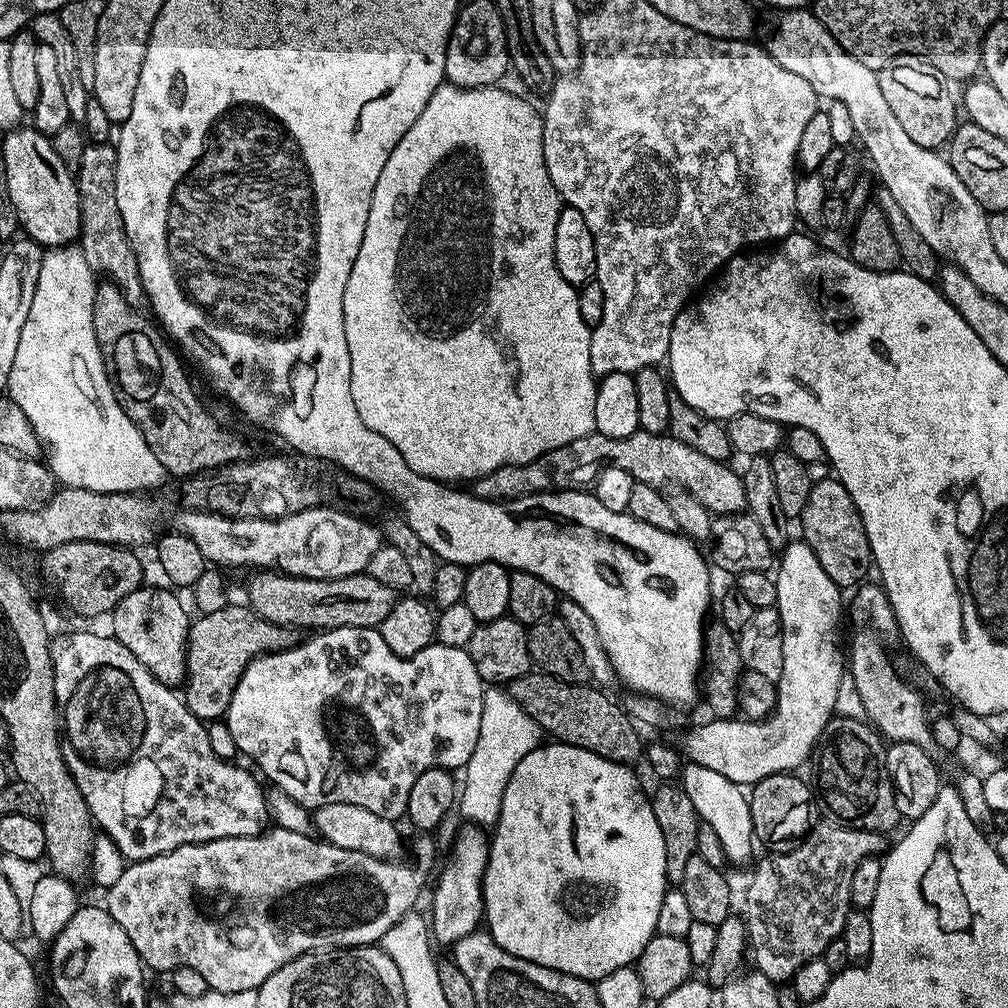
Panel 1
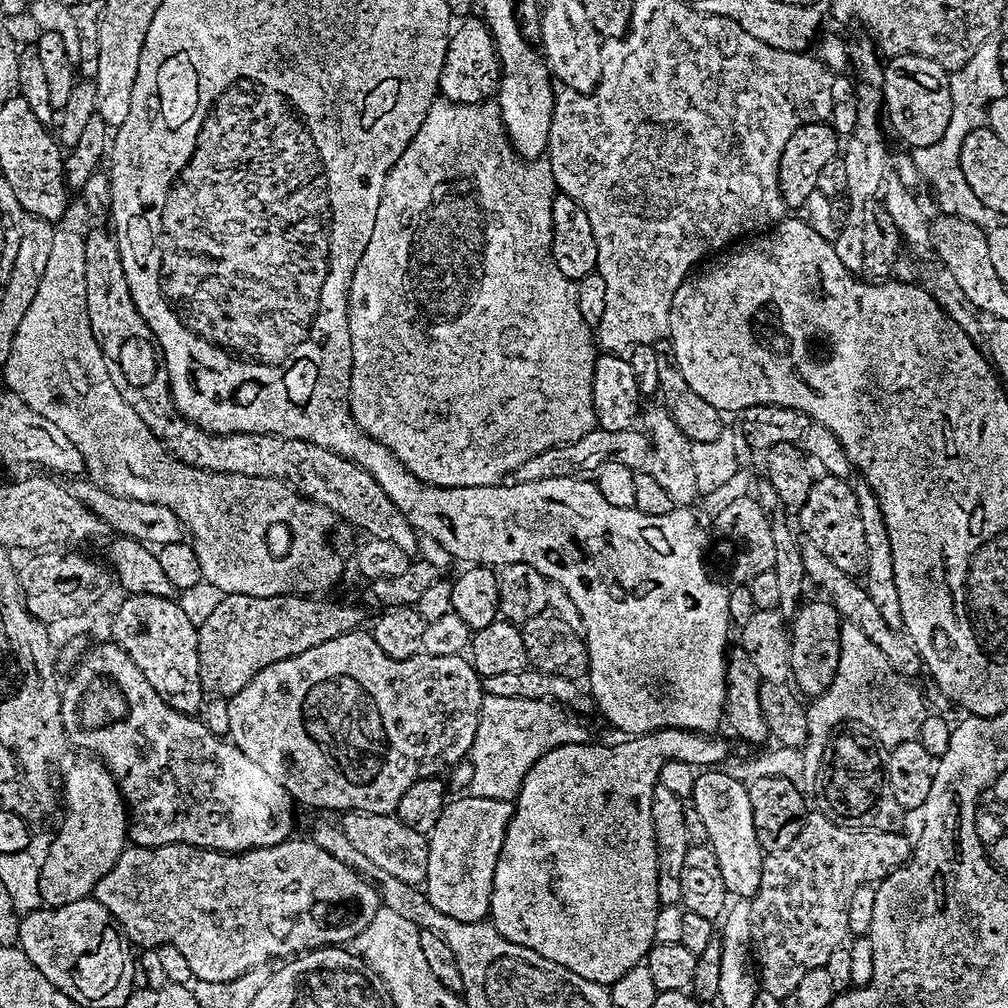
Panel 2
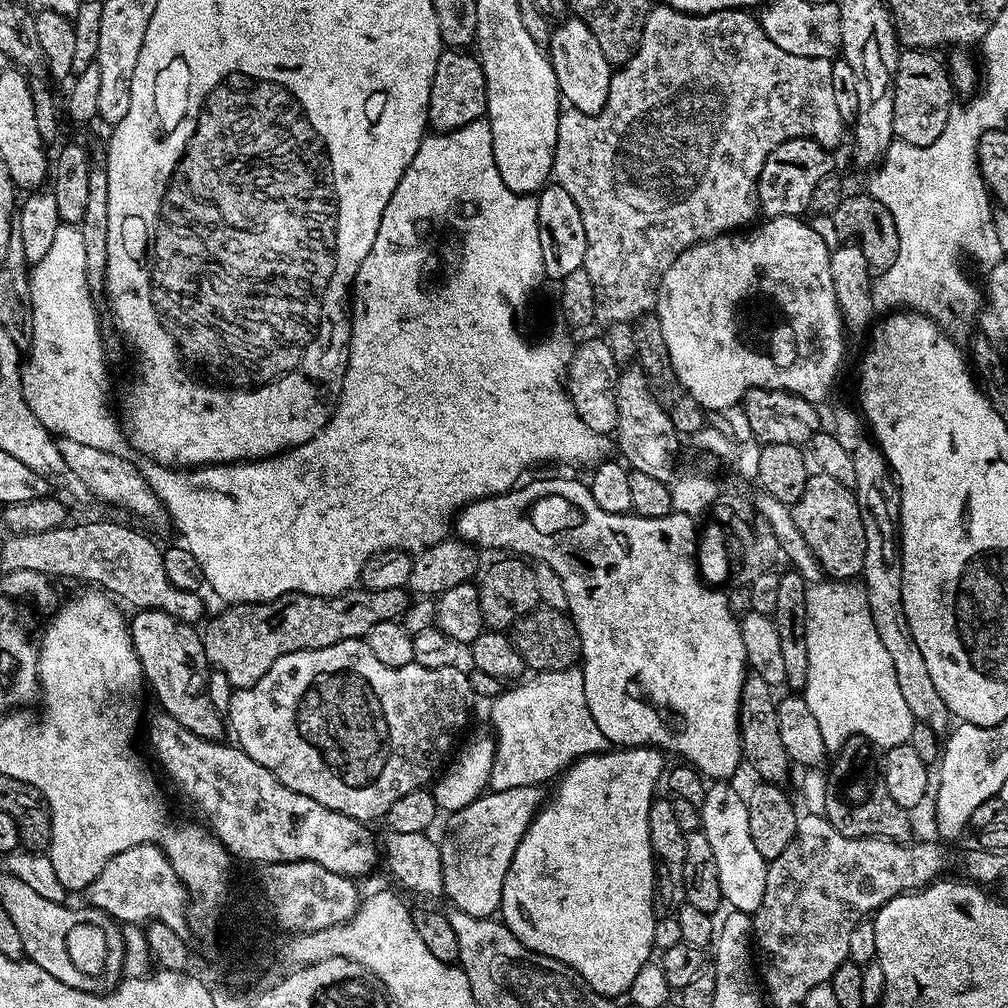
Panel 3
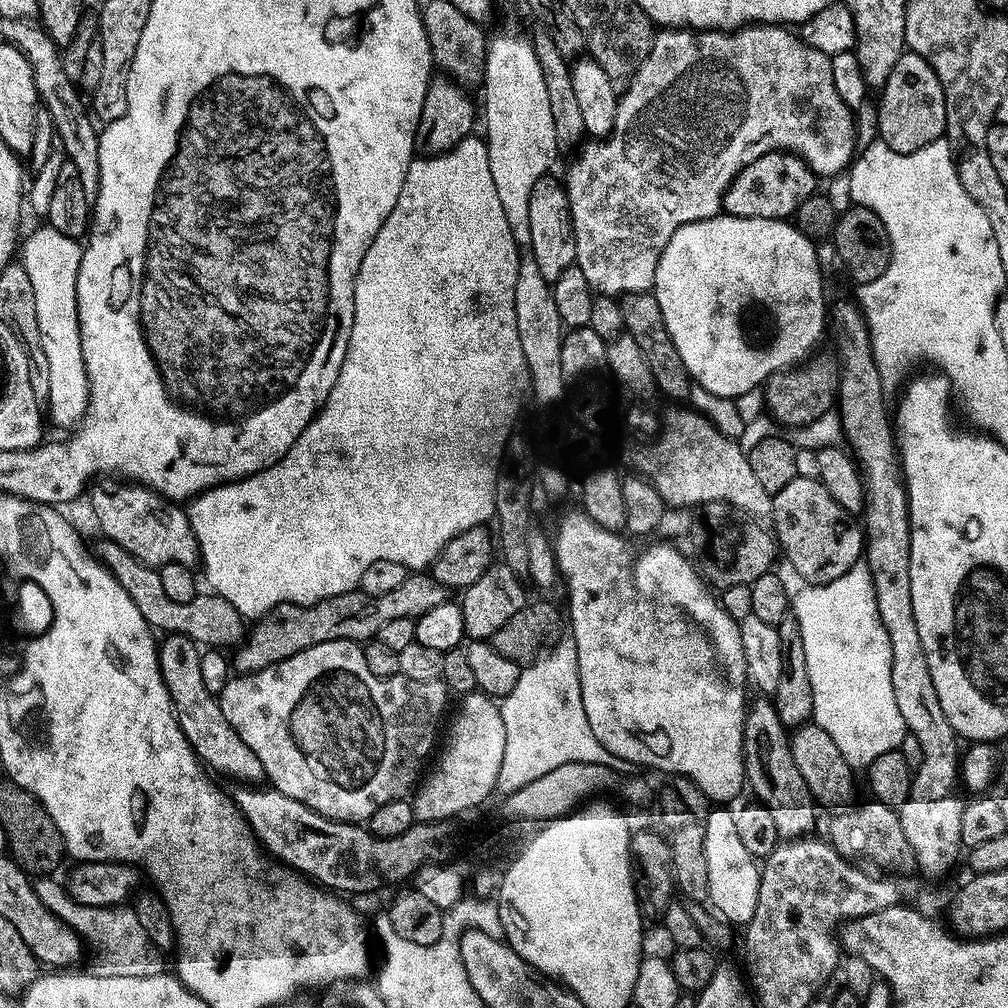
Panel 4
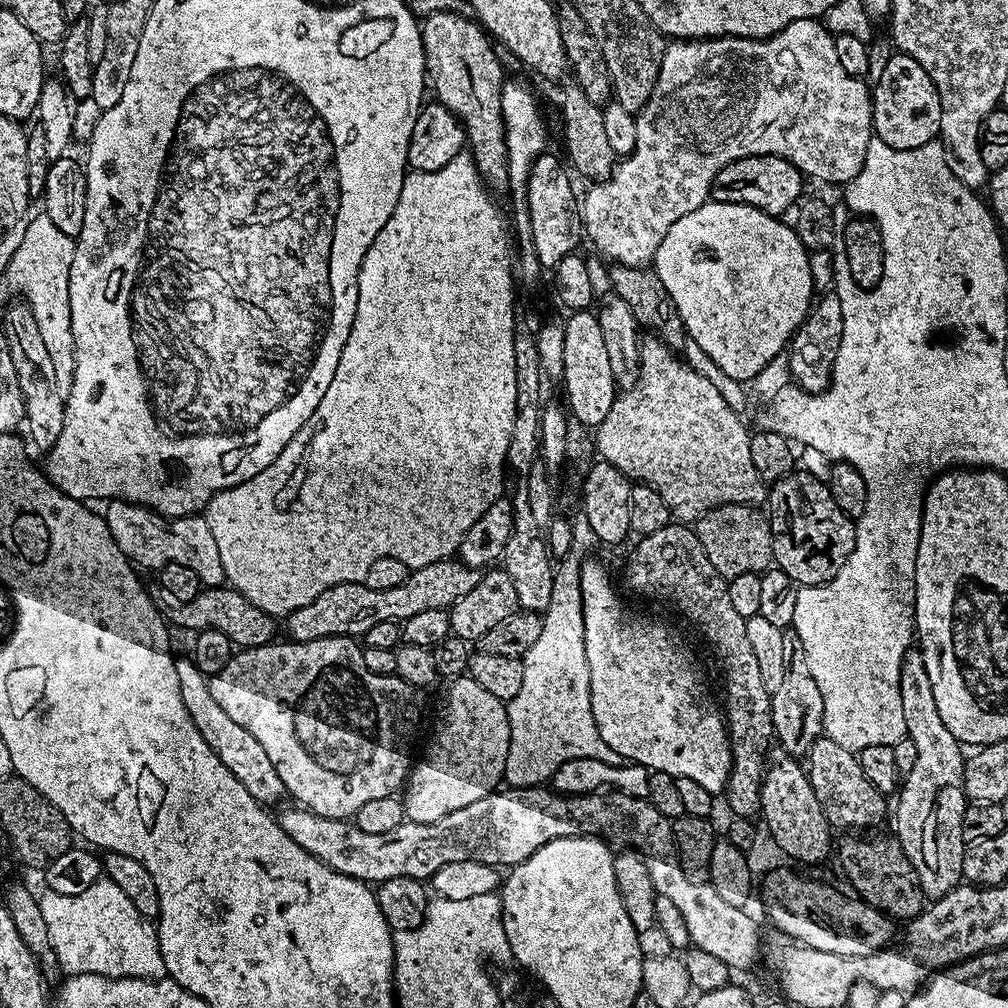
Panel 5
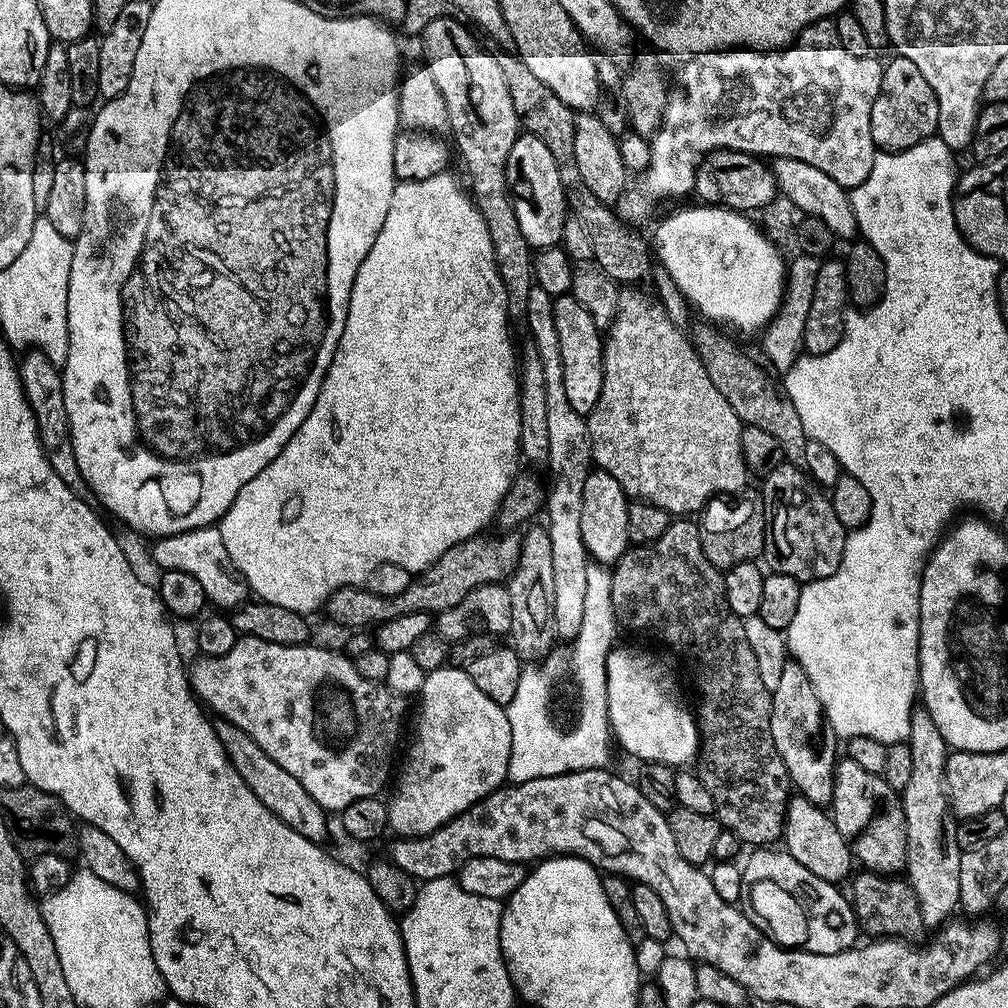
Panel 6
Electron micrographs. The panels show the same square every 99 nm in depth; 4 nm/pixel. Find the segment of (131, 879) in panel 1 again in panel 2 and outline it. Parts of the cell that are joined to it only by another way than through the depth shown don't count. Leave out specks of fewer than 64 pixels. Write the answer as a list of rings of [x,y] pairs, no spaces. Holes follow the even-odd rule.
[[[311,838],[296,839],[286,839],[278,846],[252,848],[248,852],[213,852],[192,848],[188,844],[171,844],[157,848],[128,846],[117,855],[114,866],[109,868],[106,875],[101,876],[97,884],[94,885],[94,899],[102,906],[106,906],[108,913],[119,922],[120,927],[124,929],[125,936],[132,941],[137,949],[155,950],[163,944],[169,944],[189,960],[190,970],[197,981],[230,982],[240,975],[246,974],[252,968],[266,965],[267,960],[277,959],[276,961],[279,961],[281,958],[292,958],[313,948],[347,945],[358,934],[362,934],[362,930],[366,930],[366,926],[370,926],[370,918],[374,918],[374,914],[378,914],[378,910],[382,906],[380,894],[371,882],[358,875],[350,866],[338,862],[338,858],[326,854],[326,850],[318,847]]]

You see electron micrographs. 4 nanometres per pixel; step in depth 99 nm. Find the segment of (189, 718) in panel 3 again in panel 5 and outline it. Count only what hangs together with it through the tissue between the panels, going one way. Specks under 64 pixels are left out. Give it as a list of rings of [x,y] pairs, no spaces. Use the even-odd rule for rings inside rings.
[[[192,658],[177,659],[176,673],[178,690],[182,690],[182,702],[186,705],[190,719],[194,726],[198,726],[198,734],[206,738],[206,746],[210,746],[210,750],[214,750],[214,754],[222,758],[222,766],[226,766],[226,770],[230,770],[230,774],[234,774],[234,778],[238,778],[238,782],[242,782],[242,786],[250,790],[258,803],[273,806],[280,799],[285,799],[284,783],[282,778],[278,778],[278,770],[274,770],[274,762],[270,762],[266,750],[262,750],[258,743],[258,738],[254,738],[250,730],[242,730],[242,726],[238,726],[238,722],[234,722],[234,718],[230,718],[230,714],[226,714],[226,710],[222,710],[218,702],[214,702],[208,689],[208,676],[200,672]]]

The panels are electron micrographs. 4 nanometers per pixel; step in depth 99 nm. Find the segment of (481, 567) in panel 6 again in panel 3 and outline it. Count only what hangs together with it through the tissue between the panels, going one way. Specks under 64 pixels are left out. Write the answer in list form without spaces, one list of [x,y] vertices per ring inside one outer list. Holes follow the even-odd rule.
[[[404,588],[394,590],[349,590],[339,596],[307,596],[301,592],[291,592],[289,596],[279,596],[262,604],[233,604],[225,607],[221,616],[207,621],[208,629],[203,629],[202,639],[206,658],[213,669],[226,674],[226,679],[233,689],[249,688],[270,670],[270,666],[278,658],[298,650],[318,650],[326,646],[334,646],[334,642],[343,640],[359,640],[367,637],[368,632],[378,622],[400,620],[410,605],[410,596]]]

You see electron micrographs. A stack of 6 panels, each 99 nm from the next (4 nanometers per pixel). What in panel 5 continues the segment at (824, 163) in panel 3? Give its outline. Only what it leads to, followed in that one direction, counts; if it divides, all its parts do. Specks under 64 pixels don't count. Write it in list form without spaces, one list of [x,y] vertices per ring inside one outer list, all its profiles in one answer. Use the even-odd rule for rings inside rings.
[[[747,156],[738,158],[722,170],[718,170],[710,196],[713,201],[722,204],[749,204],[767,212],[769,216],[780,218],[785,215],[783,212],[788,207],[791,209],[801,199],[800,191],[803,190],[804,183],[805,177],[786,158]]]

